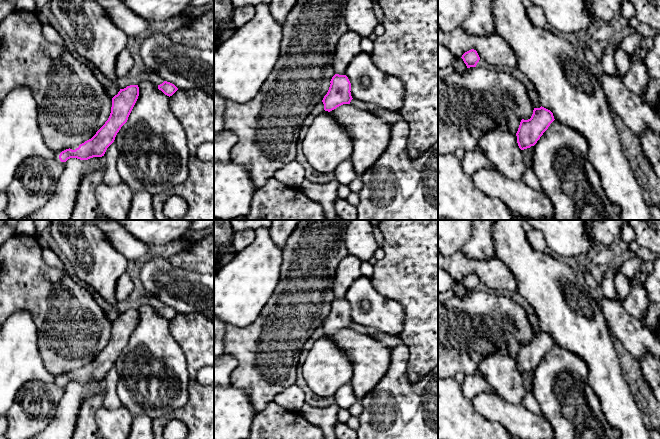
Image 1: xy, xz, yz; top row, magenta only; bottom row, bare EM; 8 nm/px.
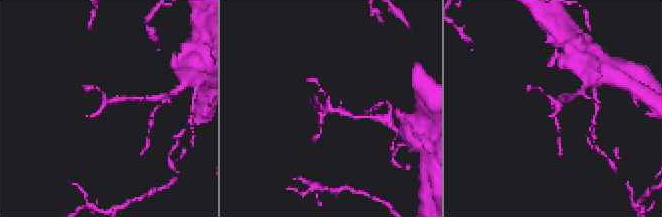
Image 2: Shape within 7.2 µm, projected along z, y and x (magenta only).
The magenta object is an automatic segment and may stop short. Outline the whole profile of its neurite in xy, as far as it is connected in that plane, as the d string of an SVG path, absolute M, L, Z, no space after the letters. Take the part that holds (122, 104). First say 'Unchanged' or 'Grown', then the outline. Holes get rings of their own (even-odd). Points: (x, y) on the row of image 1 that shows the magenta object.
Grown. M130 85L120 89L118 94L112 98L111 113L108 120L96 134L80 145L74 145L64 151L55 153L53 159L65 164L70 158L88 160L93 157L104 156L121 127L127 122L138 96L138 85Z

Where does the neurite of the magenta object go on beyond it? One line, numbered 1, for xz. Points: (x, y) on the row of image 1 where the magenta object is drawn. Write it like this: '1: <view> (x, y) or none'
1: none

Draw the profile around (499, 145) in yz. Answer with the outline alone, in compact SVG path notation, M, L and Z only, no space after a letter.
M506 125L485 133L479 141L479 147L496 170L509 179L522 180L526 171L526 156L518 146L516 133L511 132Z

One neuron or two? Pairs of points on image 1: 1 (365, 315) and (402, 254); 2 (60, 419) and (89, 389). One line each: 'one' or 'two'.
1: two
2: one

